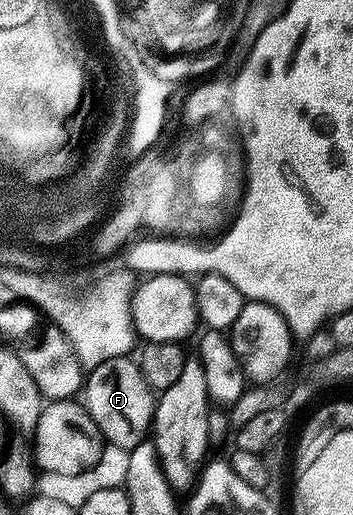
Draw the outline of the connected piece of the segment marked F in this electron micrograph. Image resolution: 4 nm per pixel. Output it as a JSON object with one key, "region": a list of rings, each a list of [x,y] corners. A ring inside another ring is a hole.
{"region":[[[128,355],[111,358],[87,372],[83,383],[83,403],[95,426],[110,445],[128,450],[146,443],[153,426],[155,392],[143,378],[140,363]]]}

